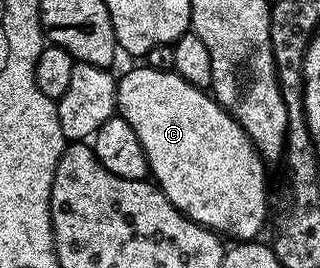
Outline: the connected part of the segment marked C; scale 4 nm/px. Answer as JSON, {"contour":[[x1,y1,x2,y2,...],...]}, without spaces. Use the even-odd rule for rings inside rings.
{"contour":[[142,63,139,69,130,69,123,77,119,76,116,84,117,116,123,117,128,127,136,131,136,139,140,139,140,147,144,147,153,184,184,216,213,233,226,239,234,237,230,239,238,243,255,240,266,225,266,208,270,205,270,197,266,194,268,165,240,123,236,123,236,119,232,119,207,90,188,83,188,79,173,71,156,71]]}

